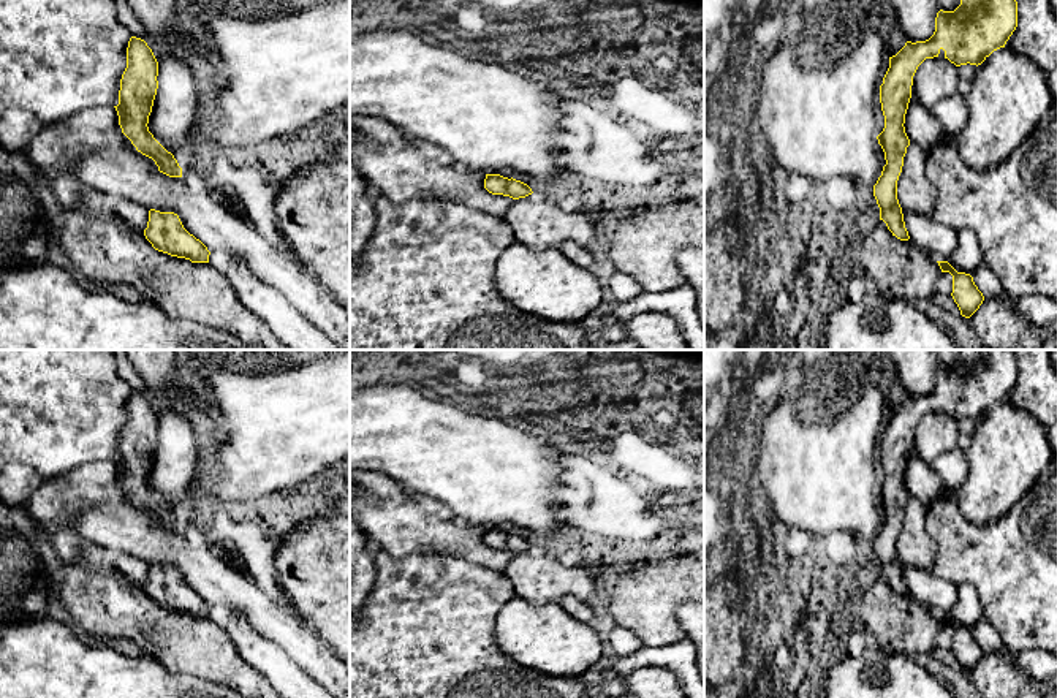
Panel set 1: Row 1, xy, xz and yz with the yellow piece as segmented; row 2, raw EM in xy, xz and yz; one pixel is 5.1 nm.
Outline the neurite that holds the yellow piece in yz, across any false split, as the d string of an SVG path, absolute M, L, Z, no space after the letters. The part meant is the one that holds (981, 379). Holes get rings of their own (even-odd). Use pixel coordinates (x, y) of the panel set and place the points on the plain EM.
M960 350L954 366L940 364L935 386L926 396L907 396L889 412L889 423L880 440L885 483L877 491L886 519L873 540L880 575L900 595L908 595L902 562L897 554L897 535L910 494L905 487L905 468L911 453L913 431L926 413L945 405L956 421L981 419L994 405L1005 402L1017 381L1016 350Z

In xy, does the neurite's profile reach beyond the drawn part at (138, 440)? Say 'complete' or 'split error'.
complete

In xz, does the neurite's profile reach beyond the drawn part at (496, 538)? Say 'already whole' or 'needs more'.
already whole

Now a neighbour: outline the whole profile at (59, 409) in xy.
M0 350L0 473L6 465L24 464L49 480L65 476L89 462L117 461L120 434L127 423L128 396L128 385L116 370L116 350Z

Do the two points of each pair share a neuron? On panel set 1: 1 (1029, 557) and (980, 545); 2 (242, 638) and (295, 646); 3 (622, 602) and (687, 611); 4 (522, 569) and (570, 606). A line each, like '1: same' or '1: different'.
1: same
2: different
3: different
4: different

